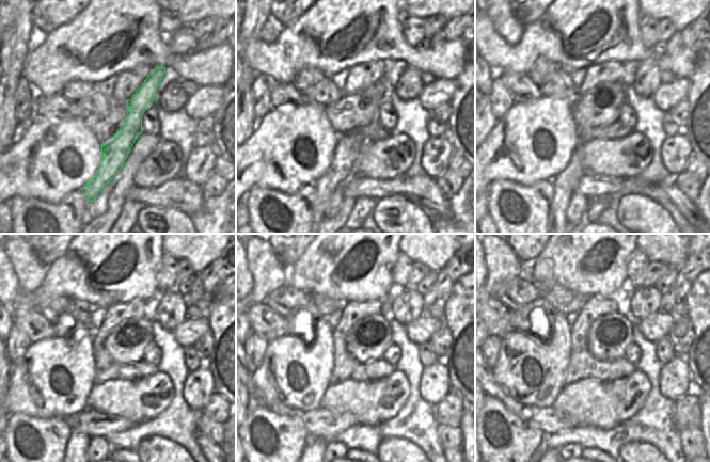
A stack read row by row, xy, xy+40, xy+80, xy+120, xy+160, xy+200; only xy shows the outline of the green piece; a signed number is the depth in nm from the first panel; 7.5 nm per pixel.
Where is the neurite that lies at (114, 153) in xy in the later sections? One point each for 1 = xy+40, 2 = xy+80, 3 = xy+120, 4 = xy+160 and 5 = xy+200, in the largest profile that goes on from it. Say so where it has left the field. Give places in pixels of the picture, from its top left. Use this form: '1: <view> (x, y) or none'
1: xy+40 (348, 147)
2: xy+80 (565, 184)
3: xy+120 (76, 450)
4: xy+160 (315, 447)
5: xy+200 (550, 450)

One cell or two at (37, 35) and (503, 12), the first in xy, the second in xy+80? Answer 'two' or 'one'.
one

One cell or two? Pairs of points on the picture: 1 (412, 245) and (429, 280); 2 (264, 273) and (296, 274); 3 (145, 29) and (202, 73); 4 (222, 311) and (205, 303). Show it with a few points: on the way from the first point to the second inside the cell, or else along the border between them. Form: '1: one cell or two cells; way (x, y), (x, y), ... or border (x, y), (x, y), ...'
1: two cells; border (430, 269), (436, 272)
2: two cells; border (284, 266), (285, 284)
3: one cell; way (155, 44), (171, 60), (187, 65)
4: two cells; border (214, 293), (210, 308), (205, 316)

